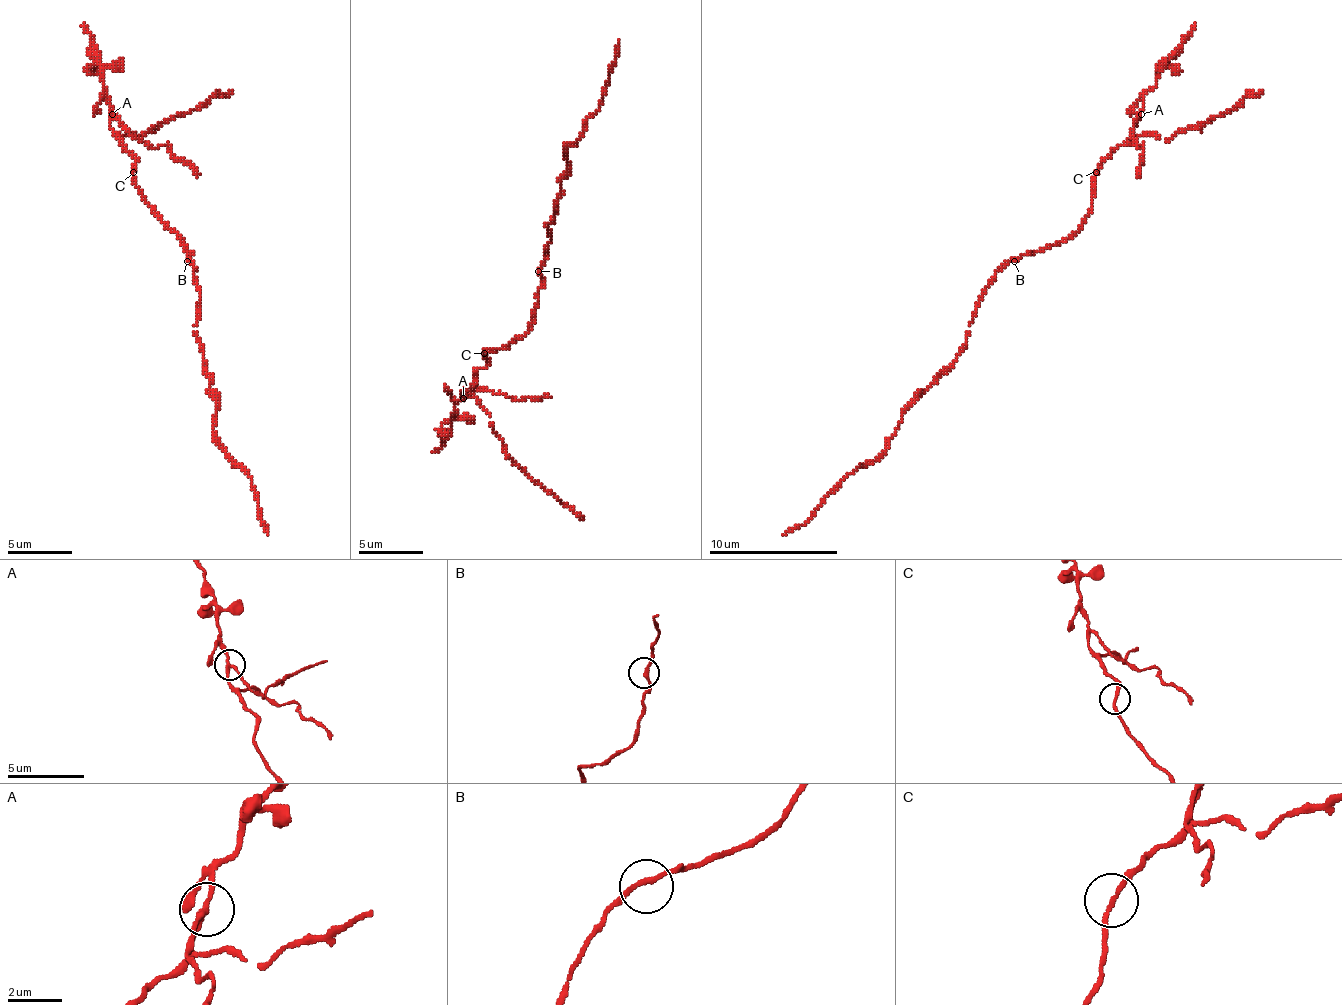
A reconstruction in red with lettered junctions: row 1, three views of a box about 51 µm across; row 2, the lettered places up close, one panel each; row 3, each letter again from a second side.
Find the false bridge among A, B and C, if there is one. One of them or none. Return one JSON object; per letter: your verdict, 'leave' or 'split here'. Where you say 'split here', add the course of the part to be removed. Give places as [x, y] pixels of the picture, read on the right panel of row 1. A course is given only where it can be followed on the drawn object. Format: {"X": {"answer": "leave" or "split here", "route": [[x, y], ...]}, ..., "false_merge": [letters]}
{"A": {"answer": "split here", "route": [[1140, 113], [1134, 135], [1143, 148], [1137, 177]]}, "B": {"answer": "leave"}, "C": {"answer": "leave"}, "false_merge": ["A"]}

